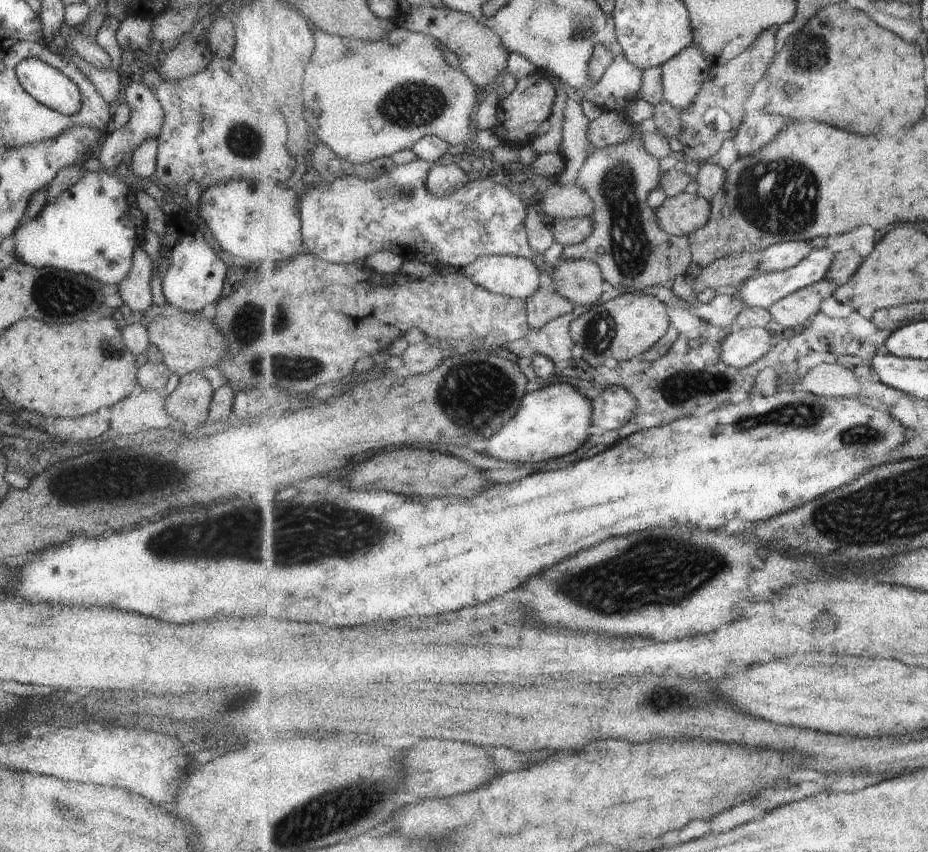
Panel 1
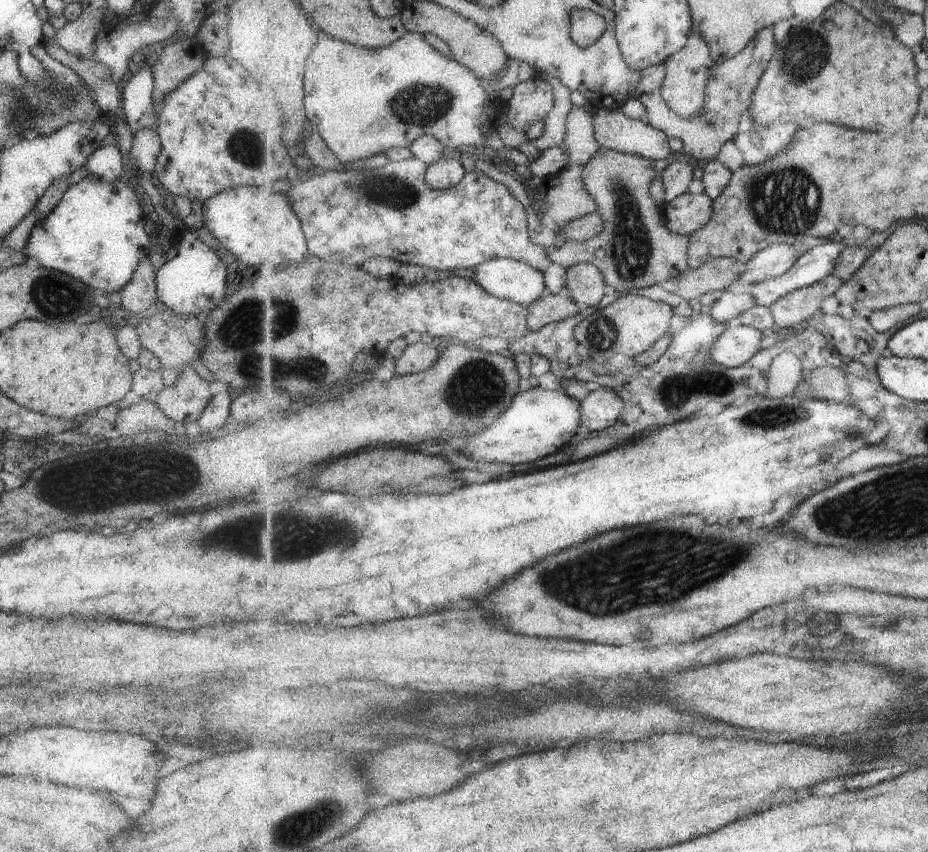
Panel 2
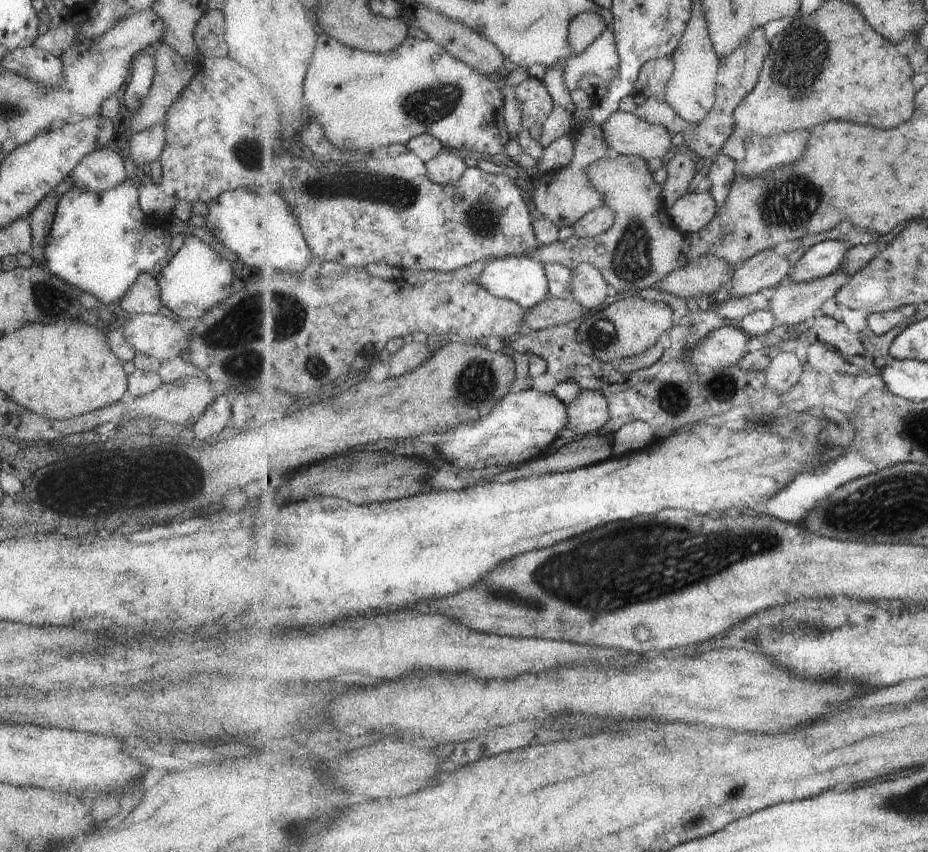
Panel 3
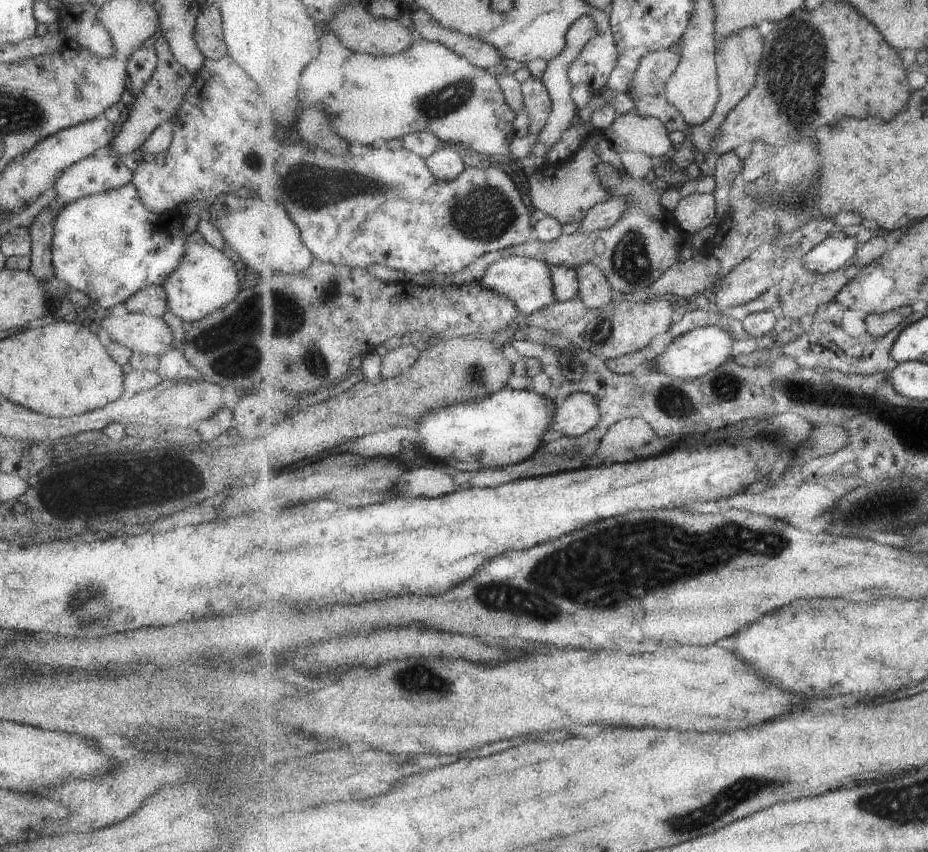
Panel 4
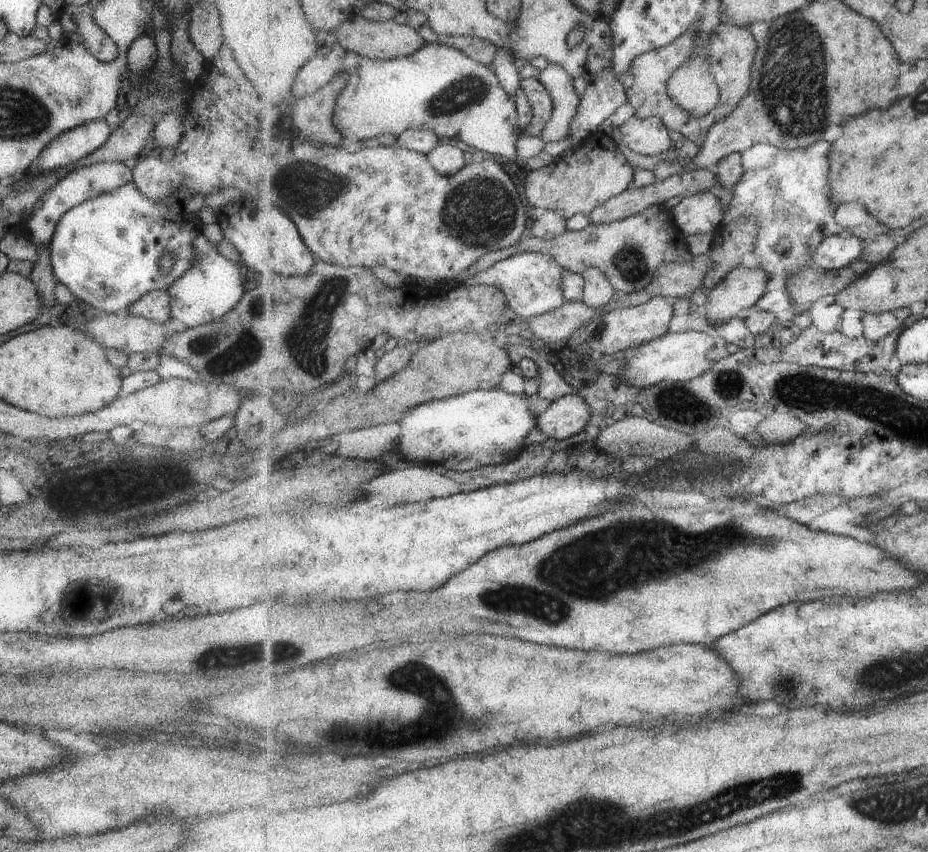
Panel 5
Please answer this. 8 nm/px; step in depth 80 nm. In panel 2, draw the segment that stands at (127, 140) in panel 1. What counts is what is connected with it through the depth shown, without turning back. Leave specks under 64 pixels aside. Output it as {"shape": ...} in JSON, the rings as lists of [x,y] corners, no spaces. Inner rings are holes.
{"shape":[[[145,64],[128,79],[121,92],[121,108],[129,122],[130,133],[138,130],[151,129],[157,122],[158,107],[152,101],[152,69]],[[107,144],[94,150],[86,160],[87,178],[101,179],[105,182],[122,178],[120,154],[117,144]]]}

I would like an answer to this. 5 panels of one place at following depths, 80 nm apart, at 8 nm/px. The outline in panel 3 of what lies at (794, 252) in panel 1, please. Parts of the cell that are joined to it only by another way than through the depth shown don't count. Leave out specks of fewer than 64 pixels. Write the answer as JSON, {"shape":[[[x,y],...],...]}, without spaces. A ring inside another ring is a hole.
{"shape":[[[776,247],[757,253],[736,267],[723,295],[744,297],[759,291],[766,292],[783,282],[793,266],[790,256],[775,250]]]}

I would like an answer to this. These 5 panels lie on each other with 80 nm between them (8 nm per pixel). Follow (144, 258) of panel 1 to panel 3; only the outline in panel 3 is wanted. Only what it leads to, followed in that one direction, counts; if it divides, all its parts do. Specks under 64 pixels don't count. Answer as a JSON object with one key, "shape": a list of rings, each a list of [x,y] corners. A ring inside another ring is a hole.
{"shape":[[[140,272],[125,294],[120,296],[120,308],[131,315],[157,313],[160,304],[159,293],[155,277],[148,272]]]}

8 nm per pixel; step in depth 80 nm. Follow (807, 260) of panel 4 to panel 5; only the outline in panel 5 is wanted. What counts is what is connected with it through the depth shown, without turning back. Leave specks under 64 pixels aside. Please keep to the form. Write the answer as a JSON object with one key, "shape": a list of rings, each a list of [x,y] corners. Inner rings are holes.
{"shape":[[[846,233],[825,237],[811,260],[812,266],[824,271],[845,268],[861,260],[865,240]]]}

